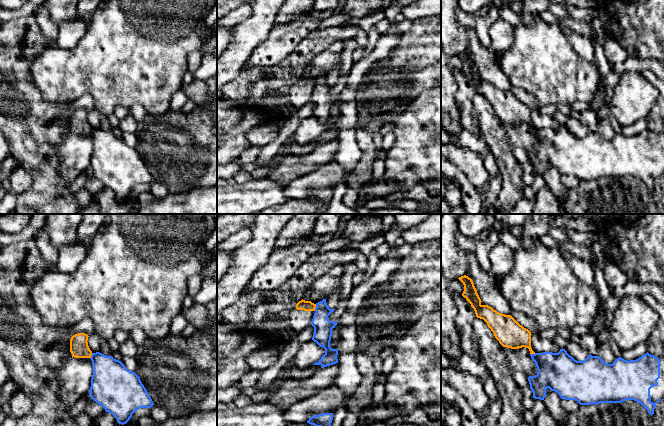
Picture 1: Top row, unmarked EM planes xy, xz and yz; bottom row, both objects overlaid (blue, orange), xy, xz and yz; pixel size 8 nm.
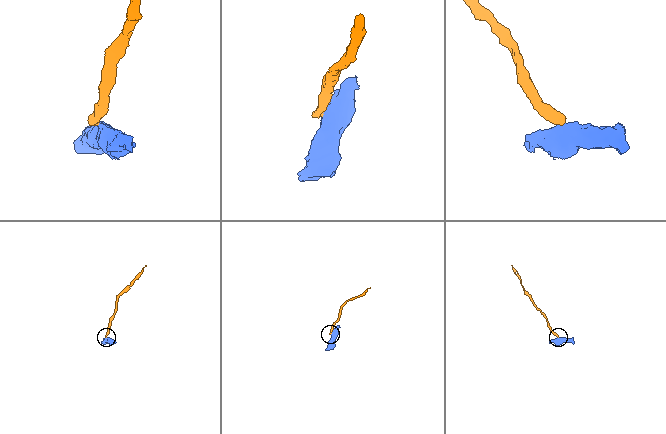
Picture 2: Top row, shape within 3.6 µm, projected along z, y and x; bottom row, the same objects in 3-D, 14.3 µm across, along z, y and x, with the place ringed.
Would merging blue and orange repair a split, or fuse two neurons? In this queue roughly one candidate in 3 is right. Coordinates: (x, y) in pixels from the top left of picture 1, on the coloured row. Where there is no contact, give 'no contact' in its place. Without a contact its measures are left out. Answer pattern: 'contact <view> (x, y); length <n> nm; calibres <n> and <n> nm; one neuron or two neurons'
contact xz (316, 307); length 60 nm; calibres 150 and 80 nm; two neurons

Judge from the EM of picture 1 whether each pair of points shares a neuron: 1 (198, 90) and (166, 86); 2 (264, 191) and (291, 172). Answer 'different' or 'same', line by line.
1: different
2: different

